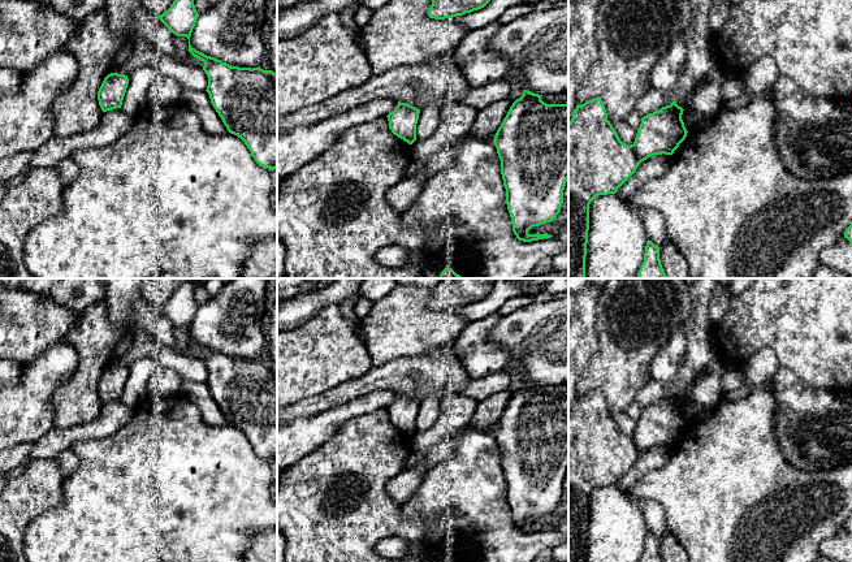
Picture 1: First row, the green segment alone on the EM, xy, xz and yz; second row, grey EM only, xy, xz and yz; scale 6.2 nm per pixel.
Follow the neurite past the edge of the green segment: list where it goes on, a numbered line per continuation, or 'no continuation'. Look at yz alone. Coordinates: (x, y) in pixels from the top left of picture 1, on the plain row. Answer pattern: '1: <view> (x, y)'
no continuation

